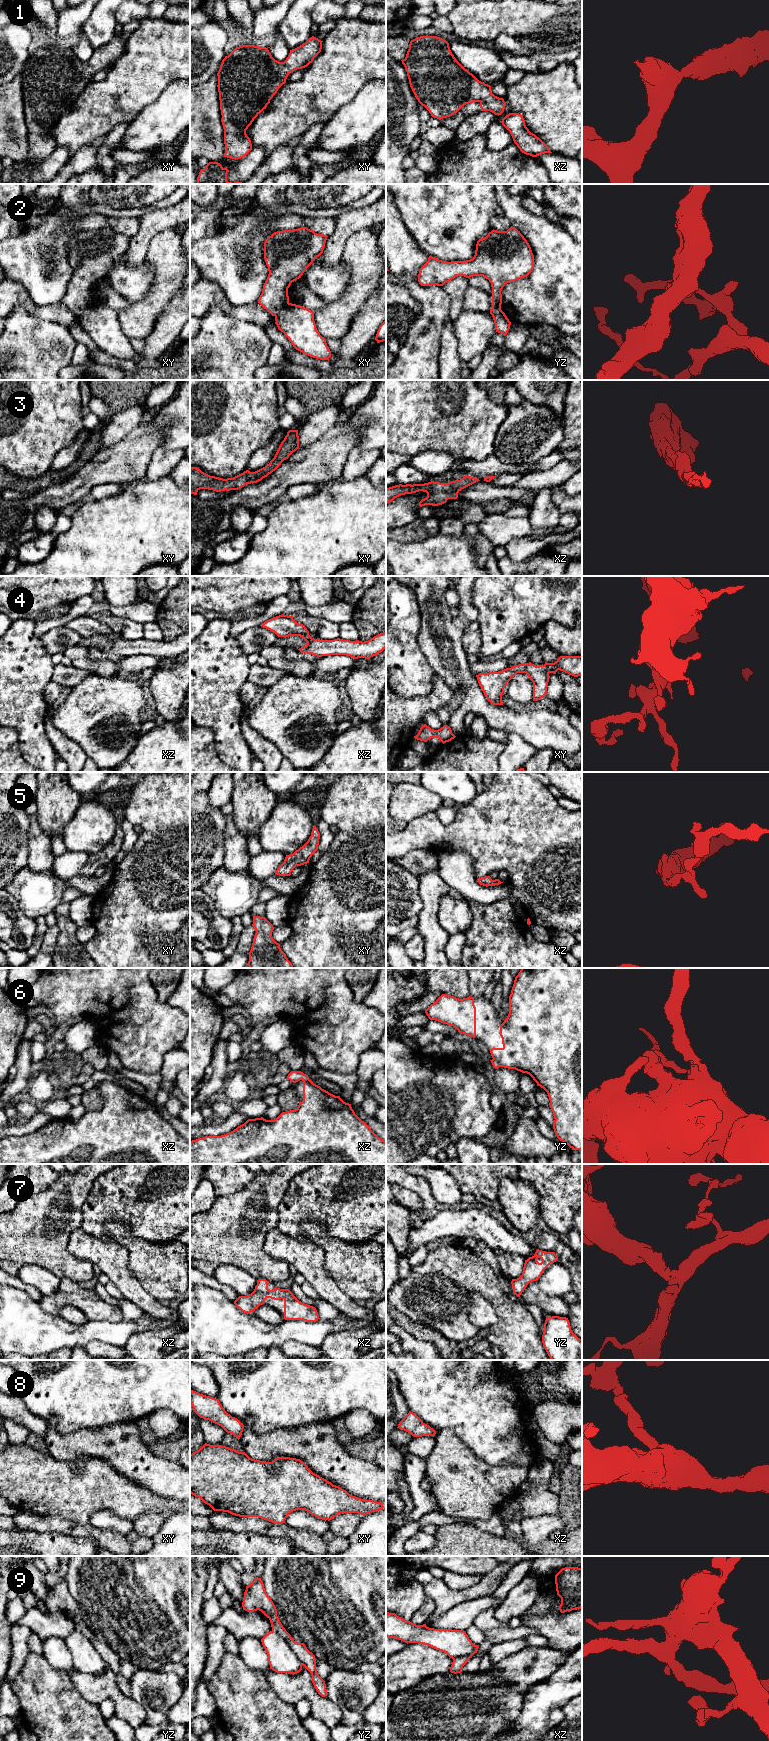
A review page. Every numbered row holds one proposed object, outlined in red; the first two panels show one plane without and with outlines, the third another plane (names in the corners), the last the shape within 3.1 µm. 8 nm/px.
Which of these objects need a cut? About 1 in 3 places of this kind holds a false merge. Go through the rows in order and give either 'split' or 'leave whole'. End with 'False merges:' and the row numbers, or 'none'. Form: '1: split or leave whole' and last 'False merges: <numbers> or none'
1: leave whole
2: split
3: leave whole
4: leave whole
5: leave whole
6: split
7: leave whole
8: leave whole
9: split
False merges: 2, 6, 9

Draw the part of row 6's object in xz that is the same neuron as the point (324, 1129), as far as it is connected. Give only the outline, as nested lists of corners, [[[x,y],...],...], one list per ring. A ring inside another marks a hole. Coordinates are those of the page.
[[[310,1079],[303,1081],[303,1101],[299,1102],[295,1110],[282,1112],[274,1120],[263,1117],[248,1119],[244,1124],[233,1131],[221,1136],[205,1136],[190,1141],[190,1164],[386,1164],[386,1141],[379,1138],[371,1128],[362,1121],[354,1112],[351,1104],[344,1102],[340,1096],[335,1096]]]

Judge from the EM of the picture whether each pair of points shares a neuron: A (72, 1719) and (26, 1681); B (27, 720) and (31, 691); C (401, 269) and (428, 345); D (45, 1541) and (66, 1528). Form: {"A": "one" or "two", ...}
{"A": "one", "B": "one", "C": "one", "D": "two"}

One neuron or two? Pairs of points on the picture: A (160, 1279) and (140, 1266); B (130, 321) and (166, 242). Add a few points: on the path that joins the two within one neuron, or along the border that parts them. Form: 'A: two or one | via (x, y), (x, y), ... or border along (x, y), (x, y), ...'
A: one | via (155, 1274), (145, 1266)
B: one | via (149, 301), (166, 284), (166, 262)

